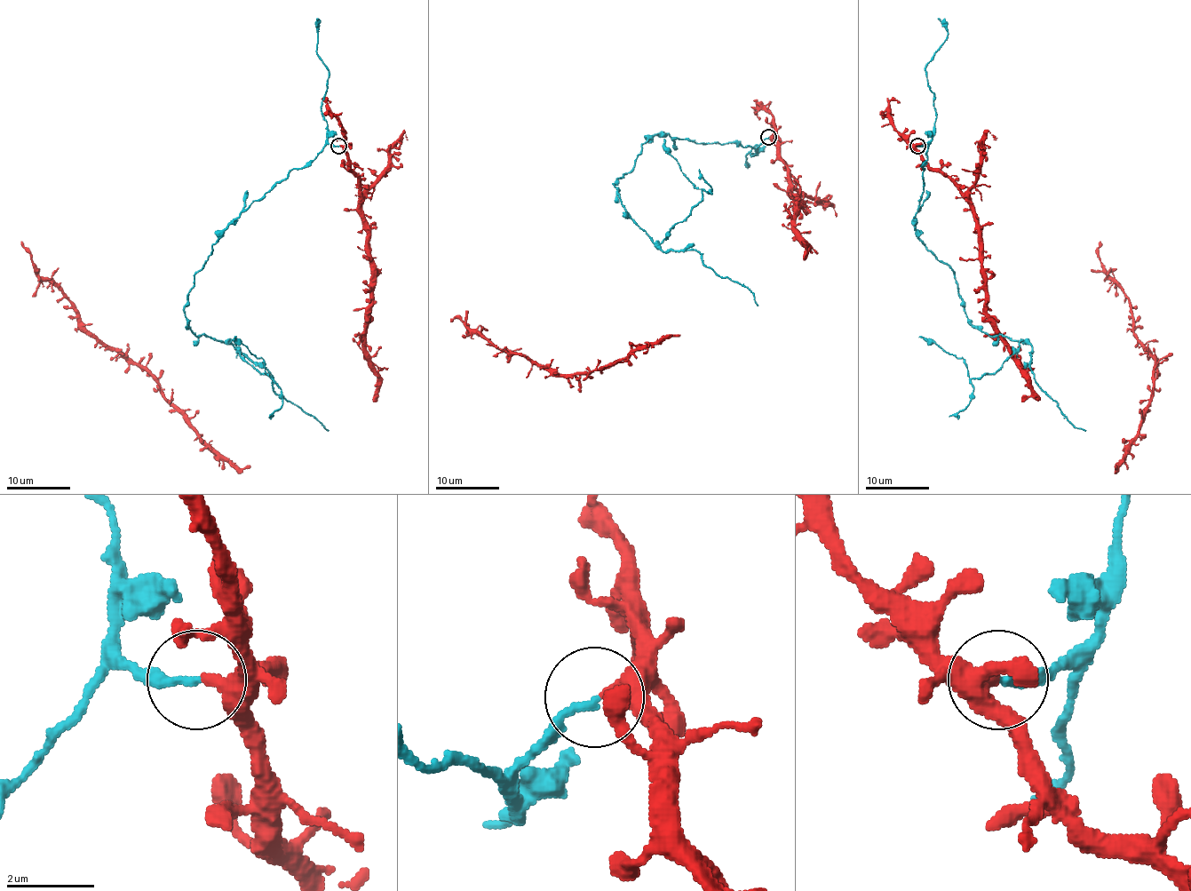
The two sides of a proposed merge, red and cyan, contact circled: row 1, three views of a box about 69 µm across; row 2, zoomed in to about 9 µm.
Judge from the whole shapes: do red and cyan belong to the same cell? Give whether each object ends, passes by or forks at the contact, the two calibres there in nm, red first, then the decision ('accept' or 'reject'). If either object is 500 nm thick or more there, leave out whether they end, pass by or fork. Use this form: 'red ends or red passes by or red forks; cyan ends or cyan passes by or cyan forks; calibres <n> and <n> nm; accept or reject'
red ends; cyan ends; calibres 320 and 180 nm; reject

